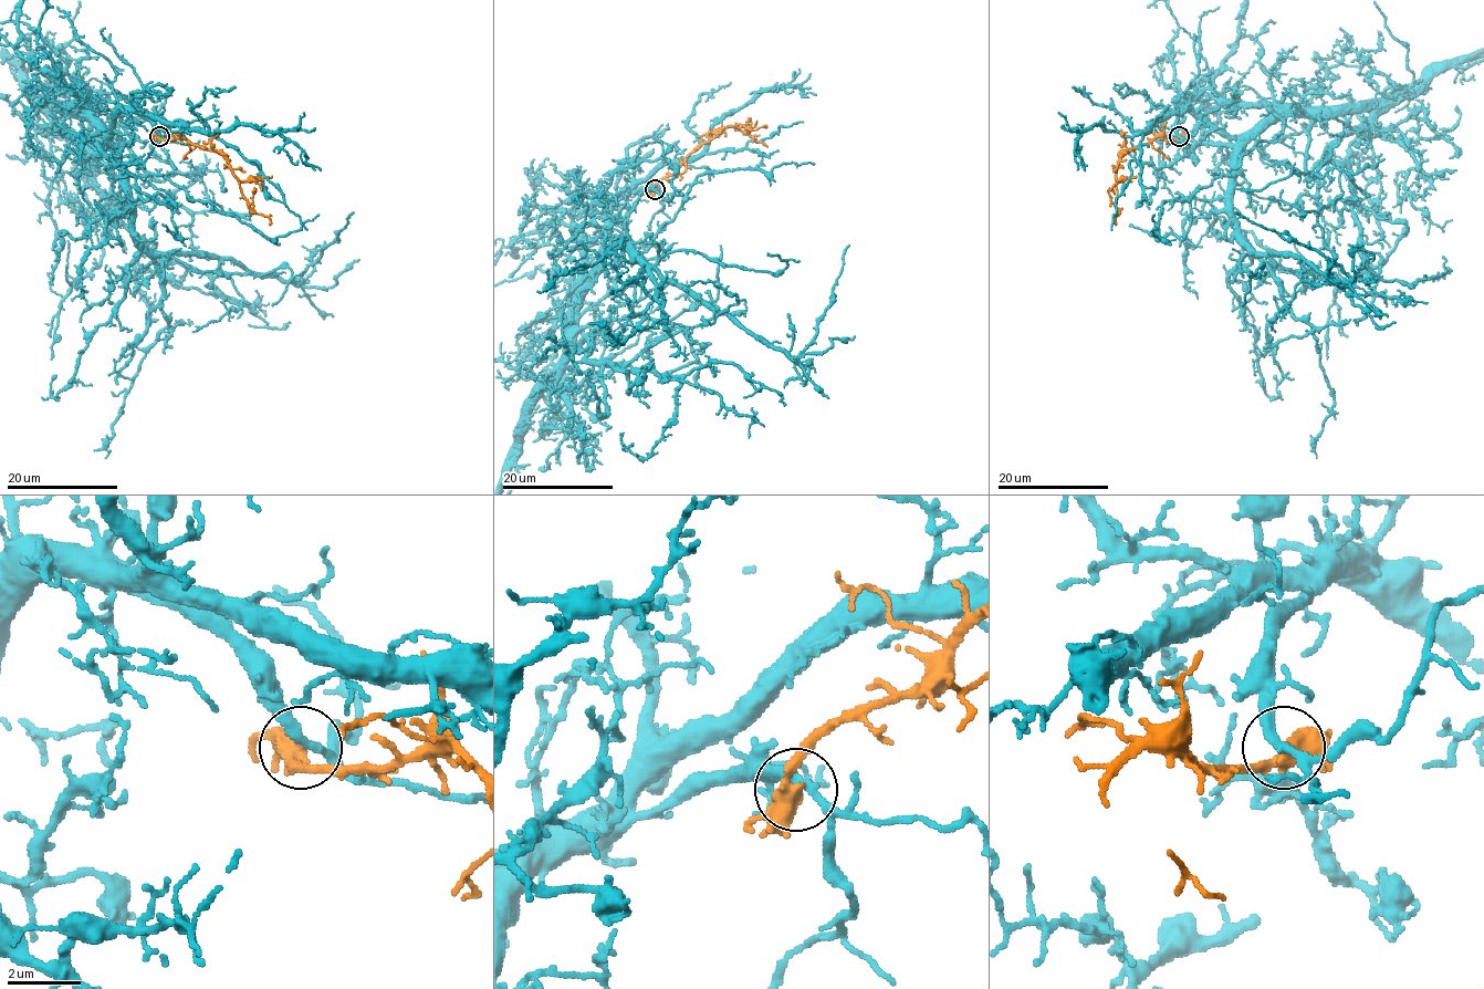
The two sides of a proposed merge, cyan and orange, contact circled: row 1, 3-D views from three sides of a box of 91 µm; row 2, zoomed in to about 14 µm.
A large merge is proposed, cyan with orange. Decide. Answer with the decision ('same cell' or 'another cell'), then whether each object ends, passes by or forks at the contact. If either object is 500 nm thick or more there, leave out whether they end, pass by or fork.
another cell; cyan passes by; orange forks

